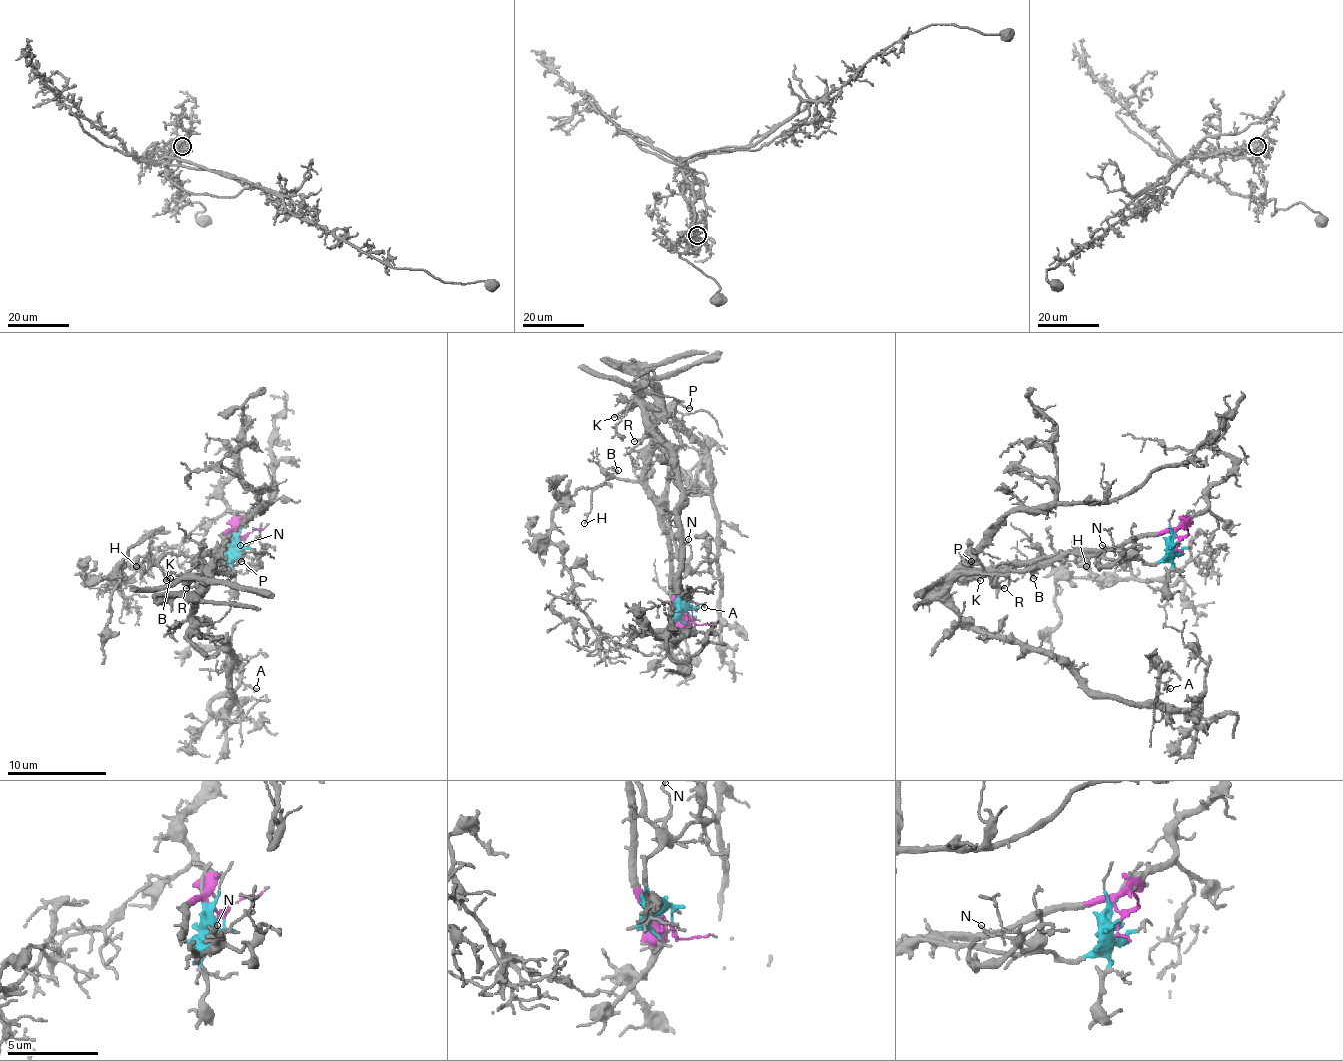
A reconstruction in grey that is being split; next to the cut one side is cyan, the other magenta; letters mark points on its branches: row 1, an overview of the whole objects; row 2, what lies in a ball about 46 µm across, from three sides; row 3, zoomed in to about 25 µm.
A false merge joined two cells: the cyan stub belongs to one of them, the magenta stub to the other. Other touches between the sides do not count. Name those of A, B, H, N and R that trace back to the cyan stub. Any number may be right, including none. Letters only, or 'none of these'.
N

